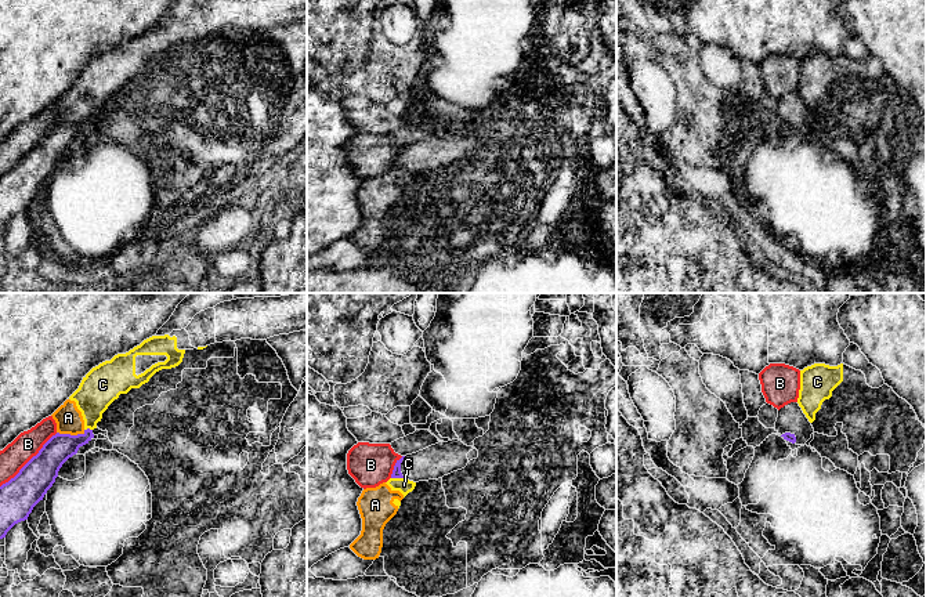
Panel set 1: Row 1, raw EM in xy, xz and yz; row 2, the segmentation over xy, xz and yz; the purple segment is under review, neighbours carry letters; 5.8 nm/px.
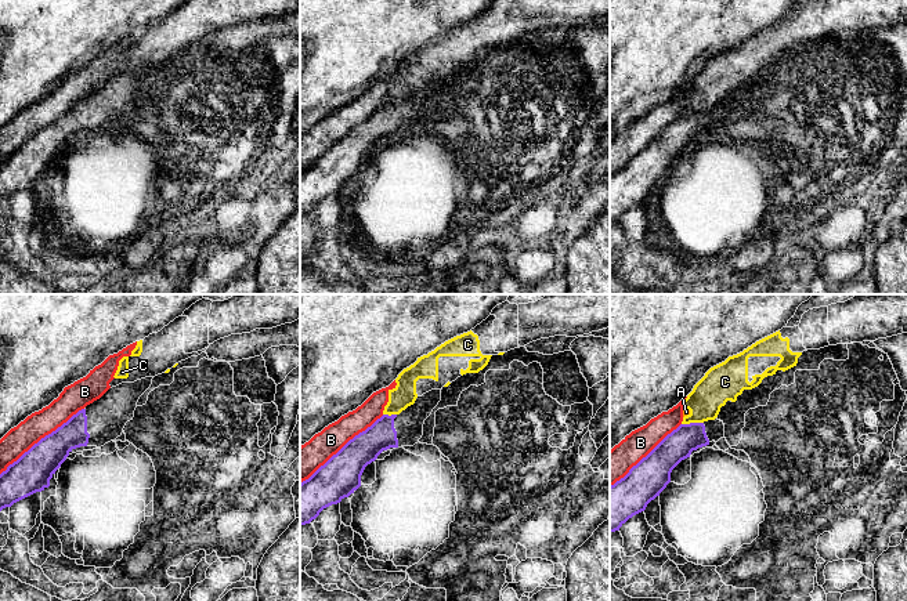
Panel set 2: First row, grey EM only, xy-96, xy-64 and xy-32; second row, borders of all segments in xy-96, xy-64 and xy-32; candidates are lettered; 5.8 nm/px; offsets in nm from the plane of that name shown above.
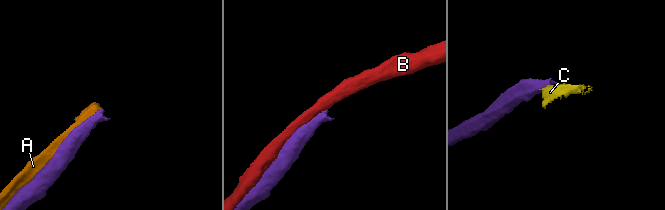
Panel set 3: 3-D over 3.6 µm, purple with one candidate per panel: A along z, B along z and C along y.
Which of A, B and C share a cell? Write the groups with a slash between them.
A C / B

